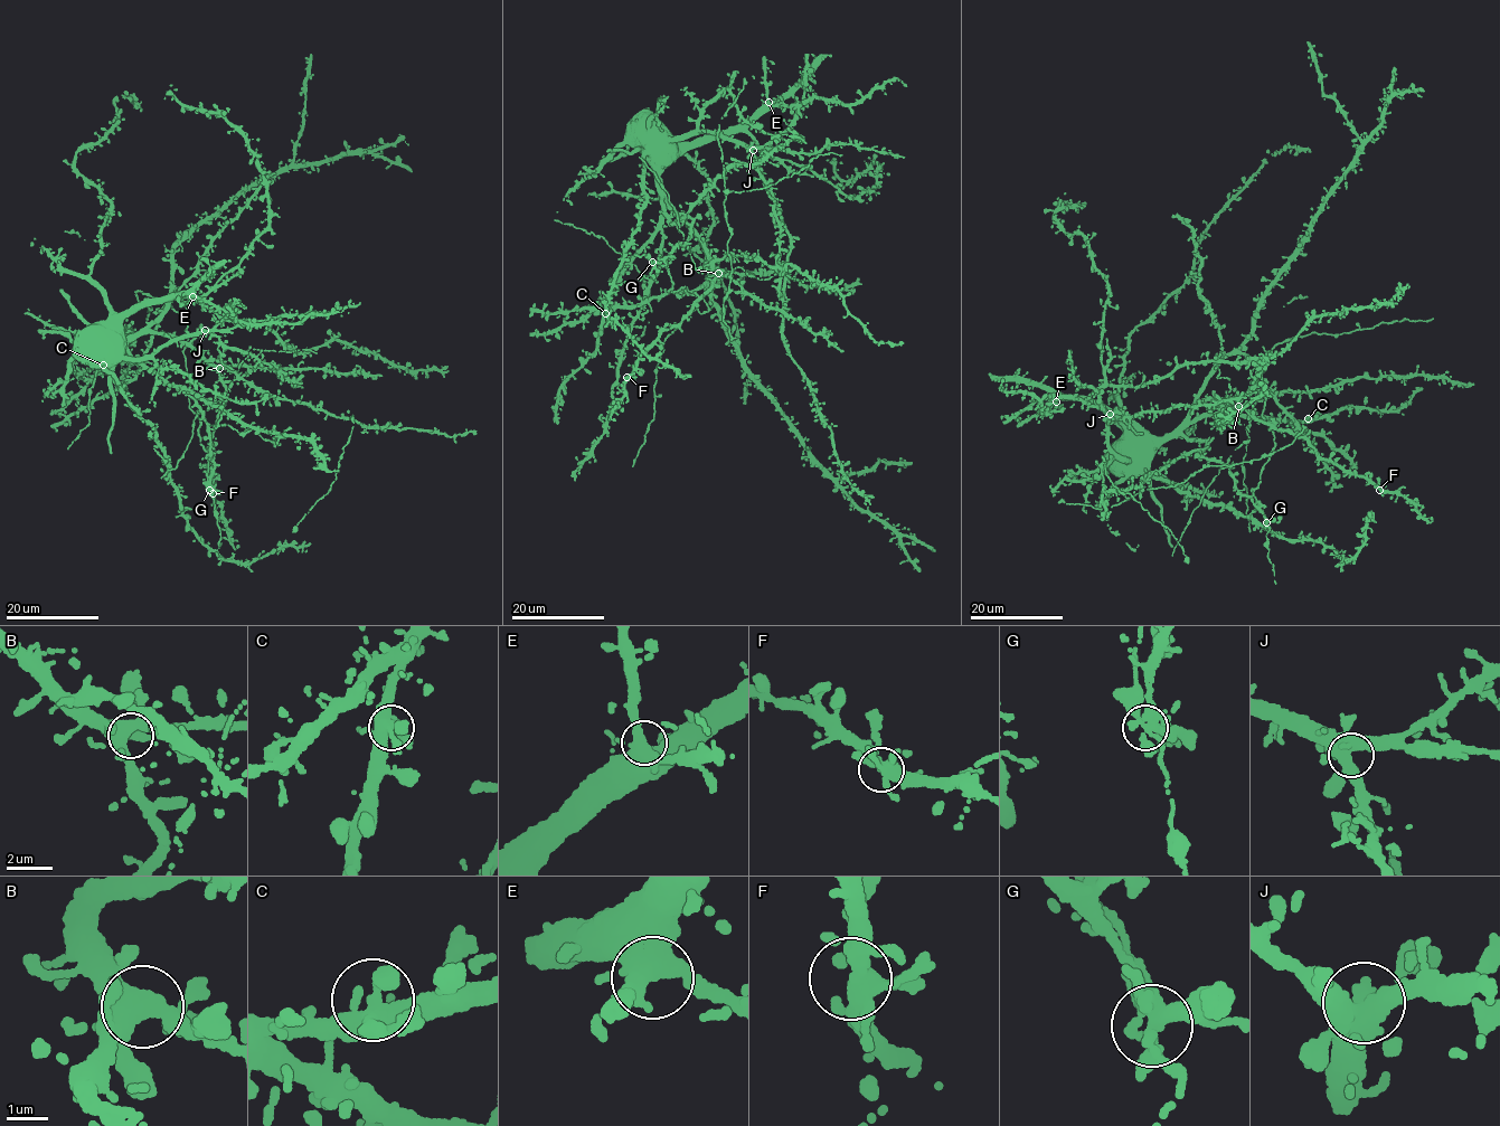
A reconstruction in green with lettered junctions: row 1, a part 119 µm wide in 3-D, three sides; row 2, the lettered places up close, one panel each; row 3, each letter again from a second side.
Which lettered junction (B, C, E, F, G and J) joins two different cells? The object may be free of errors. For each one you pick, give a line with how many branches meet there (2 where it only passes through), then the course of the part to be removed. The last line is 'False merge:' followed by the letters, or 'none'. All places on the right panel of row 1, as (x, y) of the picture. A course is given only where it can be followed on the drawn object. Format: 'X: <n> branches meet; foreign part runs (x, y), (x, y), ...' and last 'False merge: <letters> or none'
False merge: none

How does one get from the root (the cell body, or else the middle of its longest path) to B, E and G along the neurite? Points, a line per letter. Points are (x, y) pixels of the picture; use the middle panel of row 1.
B: (663, 204), (664, 197), (692, 229), (718, 273)
E: (663, 204), (659, 177), (663, 167), (687, 150), (743, 129), (765, 113), (769, 102)
G: (663, 204), (672, 223), (688, 215), (692, 219), (690, 232), (671, 256), (652, 262)

